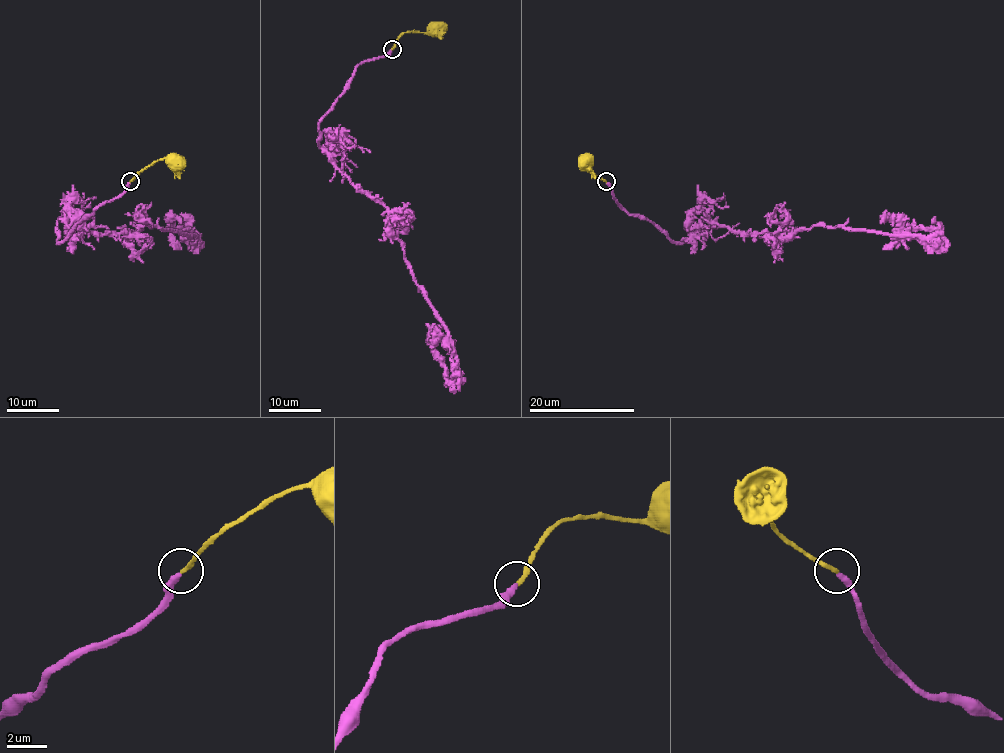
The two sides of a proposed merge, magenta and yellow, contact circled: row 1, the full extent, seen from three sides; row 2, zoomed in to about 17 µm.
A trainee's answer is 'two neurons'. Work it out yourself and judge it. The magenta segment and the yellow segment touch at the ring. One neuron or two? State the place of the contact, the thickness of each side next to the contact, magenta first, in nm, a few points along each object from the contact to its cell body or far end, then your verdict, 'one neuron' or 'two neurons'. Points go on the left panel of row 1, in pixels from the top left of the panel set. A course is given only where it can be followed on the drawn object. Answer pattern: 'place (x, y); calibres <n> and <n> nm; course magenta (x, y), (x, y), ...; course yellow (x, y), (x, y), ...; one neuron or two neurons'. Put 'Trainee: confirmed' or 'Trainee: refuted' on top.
Trainee: confirmed
place (130, 181); calibres 320 and 220 nm; course magenta (130, 182), (57, 241), (60, 220), (93, 232), (132, 235), (148, 226), (196, 236), (169, 220), (181, 223); course yellow (130, 181), (159, 160), (175, 160); two neurons

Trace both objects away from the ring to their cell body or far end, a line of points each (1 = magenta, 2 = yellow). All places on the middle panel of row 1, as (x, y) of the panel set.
1: (391, 49), (356, 68), (319, 146), (387, 210), (449, 338), (451, 381), (431, 340), (443, 323)
2: (391, 49), (404, 32), (436, 30)

